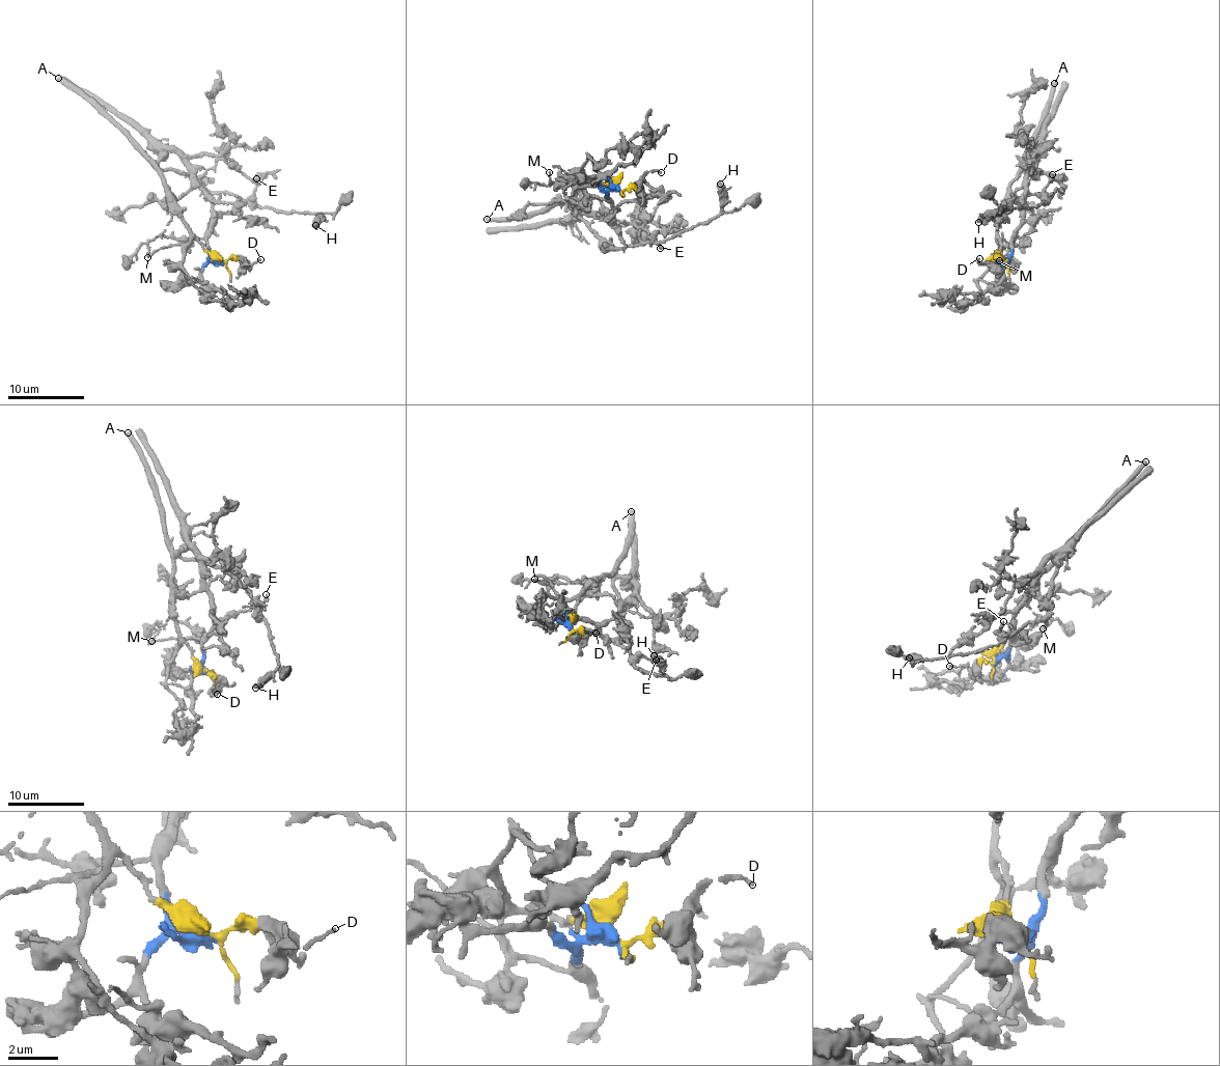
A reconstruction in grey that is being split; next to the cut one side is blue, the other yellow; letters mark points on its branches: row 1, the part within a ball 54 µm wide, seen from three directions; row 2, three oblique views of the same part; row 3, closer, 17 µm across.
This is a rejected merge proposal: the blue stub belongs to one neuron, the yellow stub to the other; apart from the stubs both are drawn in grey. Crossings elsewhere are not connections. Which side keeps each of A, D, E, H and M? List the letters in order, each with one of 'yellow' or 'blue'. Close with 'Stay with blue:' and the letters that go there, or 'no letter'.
A: yellow
D: yellow
E: yellow
H: yellow
M: yellow
Stay with blue: no letter

